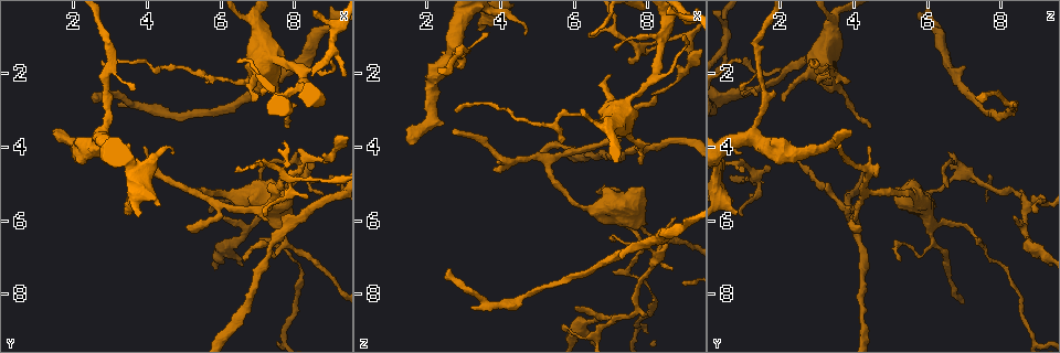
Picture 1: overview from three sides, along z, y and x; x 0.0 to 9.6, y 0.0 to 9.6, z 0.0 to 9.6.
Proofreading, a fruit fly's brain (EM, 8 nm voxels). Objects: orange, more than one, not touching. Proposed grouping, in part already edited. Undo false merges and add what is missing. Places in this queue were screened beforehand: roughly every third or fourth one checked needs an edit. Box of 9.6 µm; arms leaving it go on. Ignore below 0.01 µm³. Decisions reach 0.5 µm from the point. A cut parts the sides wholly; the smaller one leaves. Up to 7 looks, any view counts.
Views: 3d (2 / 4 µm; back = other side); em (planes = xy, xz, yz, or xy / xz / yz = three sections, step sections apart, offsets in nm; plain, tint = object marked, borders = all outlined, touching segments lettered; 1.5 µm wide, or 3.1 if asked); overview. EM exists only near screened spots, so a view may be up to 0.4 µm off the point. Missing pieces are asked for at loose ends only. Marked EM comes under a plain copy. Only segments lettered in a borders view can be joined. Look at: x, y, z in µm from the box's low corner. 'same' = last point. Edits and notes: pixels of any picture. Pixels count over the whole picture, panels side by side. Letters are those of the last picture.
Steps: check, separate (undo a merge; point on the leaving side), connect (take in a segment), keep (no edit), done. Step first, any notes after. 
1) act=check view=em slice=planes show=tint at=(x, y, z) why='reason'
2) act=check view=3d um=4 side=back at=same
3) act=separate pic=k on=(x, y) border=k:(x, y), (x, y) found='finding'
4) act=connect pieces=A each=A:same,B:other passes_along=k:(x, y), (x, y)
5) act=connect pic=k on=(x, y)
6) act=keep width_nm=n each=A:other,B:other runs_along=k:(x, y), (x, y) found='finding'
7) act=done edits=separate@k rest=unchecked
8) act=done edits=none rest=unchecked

act=check view=3d um=4 at=(2.70, 4.05, 3.60) why='branch stops here'

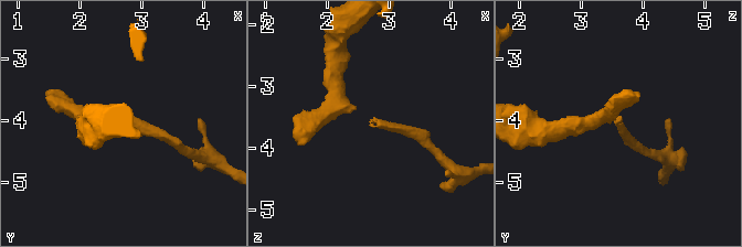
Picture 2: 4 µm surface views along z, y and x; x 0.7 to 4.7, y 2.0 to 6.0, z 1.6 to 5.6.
act=check view=em slice=planes show=tint at=(2.70, 4.10, 3.55) why='now the EM'

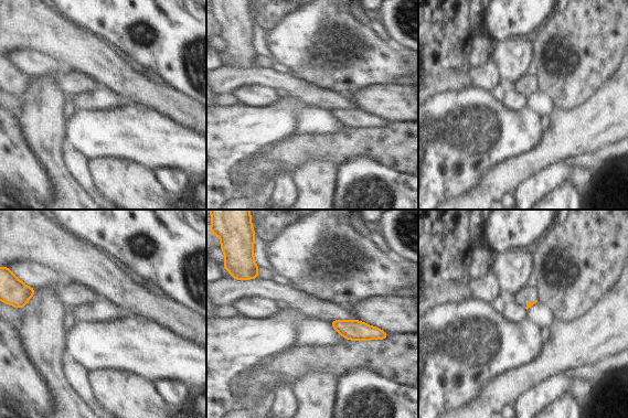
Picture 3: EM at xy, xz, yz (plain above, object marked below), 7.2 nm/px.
act=check view=em slice=planes show=borders at=same why='see the neighbours'

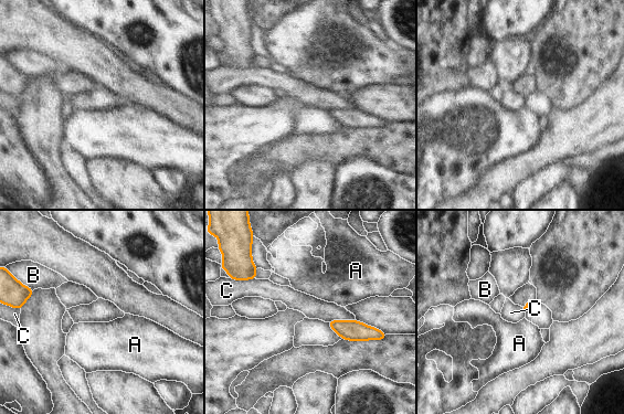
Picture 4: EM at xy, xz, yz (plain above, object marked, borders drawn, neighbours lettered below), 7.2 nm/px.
act=keep each=A:other,B:other,C:other border=4:(355, 319), (327, 321) found='none of them fits'

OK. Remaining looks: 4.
act=check view=em slice=planes show=borders at=(3.45, 5.80, 0.80) why='branch stops here'

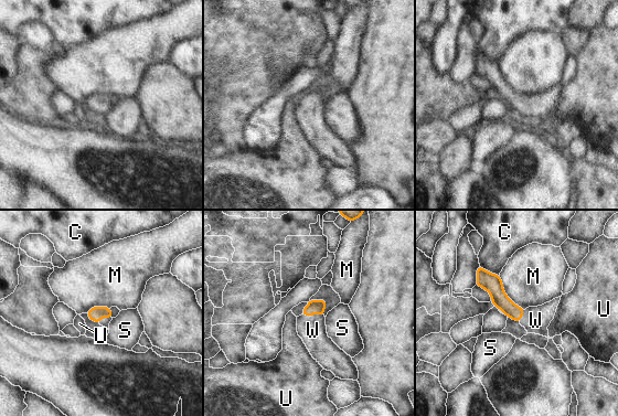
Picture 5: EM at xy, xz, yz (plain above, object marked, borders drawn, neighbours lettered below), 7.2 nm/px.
act=connect pieces=W each=C:other,M:other,S:other,U:other,W:same passes_along=5:(313, 306), (311, 316), (312, 330) found='it goes on there'

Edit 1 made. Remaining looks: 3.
act=check view=3d um=4 side=back at=(2.60, 2.65, 7.35) why='thin end'

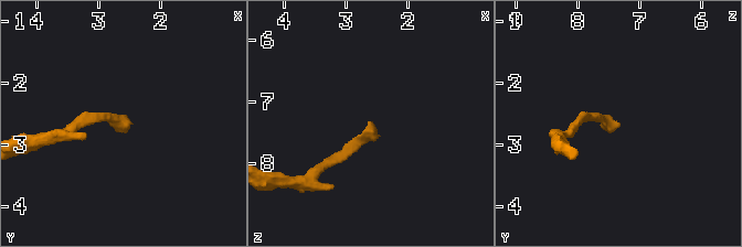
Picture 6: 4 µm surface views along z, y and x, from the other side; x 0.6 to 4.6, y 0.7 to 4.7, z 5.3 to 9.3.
act=check view=em slice=planes show=borders at=(2.55, 2.65, 7.30) why='now the EM'

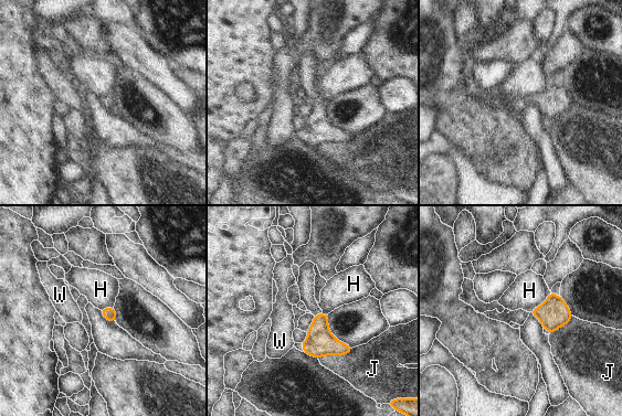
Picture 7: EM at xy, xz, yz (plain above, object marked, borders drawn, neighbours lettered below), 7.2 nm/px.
act=keep width_nm=90 each=H:other,J:other,W:other found='no lettered segment goes on from it'

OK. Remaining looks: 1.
act=done edits=connect@5 rest=unchecked

